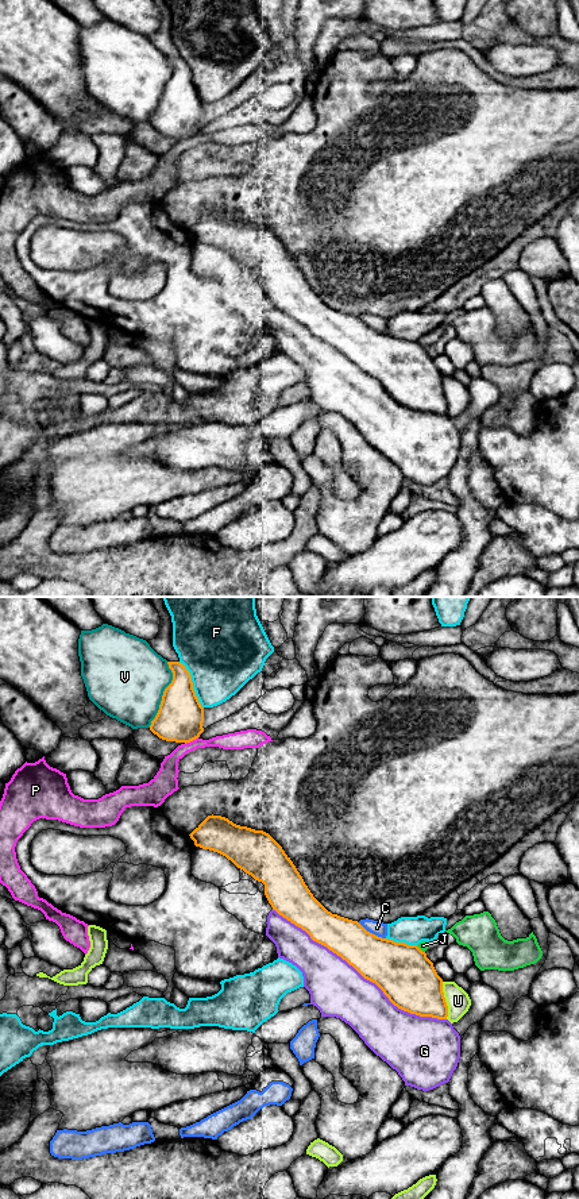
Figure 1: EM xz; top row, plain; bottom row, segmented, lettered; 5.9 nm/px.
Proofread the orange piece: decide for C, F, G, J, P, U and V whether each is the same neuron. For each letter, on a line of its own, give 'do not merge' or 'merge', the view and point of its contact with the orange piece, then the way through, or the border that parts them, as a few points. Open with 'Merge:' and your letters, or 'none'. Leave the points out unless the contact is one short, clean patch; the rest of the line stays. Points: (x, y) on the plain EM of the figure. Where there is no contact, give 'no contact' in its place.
Merge: none
C: do not merge; contact xz (371, 328)
F: do not merge; contact xz (192, 80)
G: do not merge; contact xz (361, 369)
J: do not merge; contact xz (419, 343)
P: do not merge; contact xz (190, 135)
U: do not merge; contact xz (444, 396)
V: do not merge; contact xz (163, 89)

